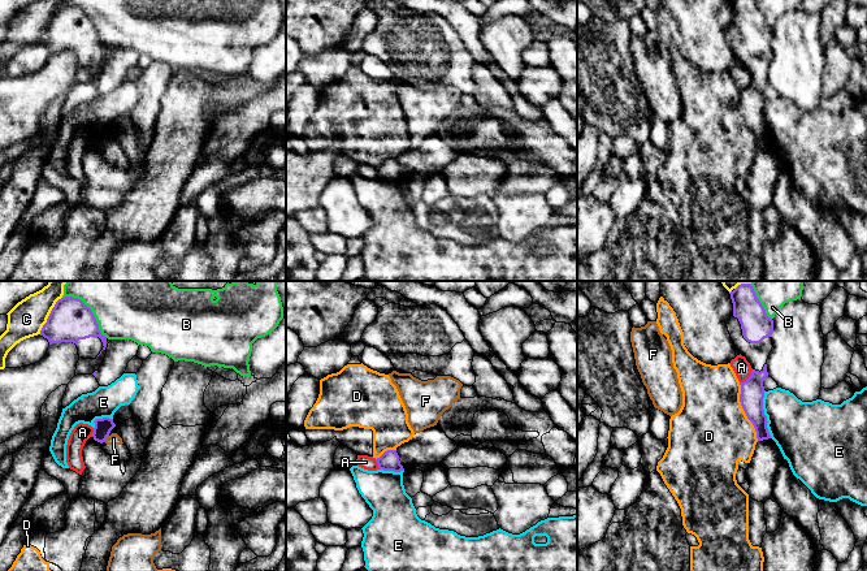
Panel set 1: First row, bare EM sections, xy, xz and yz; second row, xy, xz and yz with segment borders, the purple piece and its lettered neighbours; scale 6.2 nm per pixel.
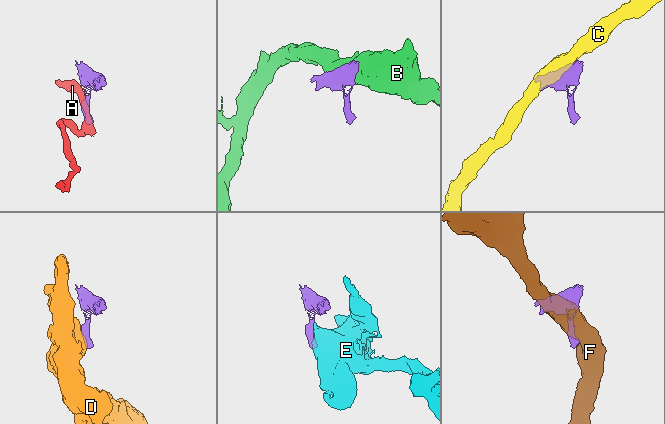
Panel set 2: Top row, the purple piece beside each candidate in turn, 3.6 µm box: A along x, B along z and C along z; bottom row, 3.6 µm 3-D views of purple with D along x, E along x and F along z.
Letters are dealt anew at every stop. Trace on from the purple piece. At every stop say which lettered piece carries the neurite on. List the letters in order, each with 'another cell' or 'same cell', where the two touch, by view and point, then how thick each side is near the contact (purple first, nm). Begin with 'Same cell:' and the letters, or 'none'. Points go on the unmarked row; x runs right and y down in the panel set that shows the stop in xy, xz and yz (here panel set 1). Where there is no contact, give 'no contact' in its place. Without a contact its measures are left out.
Same cell: none
A: another cell; contact yz (749, 86); calibres 150 and 110 nm
B: another cell; contact xy (90, 18); calibres 260 and 300 nm
C: another cell; contact xy (50, 24); calibres 260 and 220 nm
D: another cell; contact yz (744, 119); calibres 150 and 480 nm
E: another cell; contact yz (763, 122); calibres 150 and 340 nm
F: another cell; contact xy (105, 147); calibres 110 and 70 nm

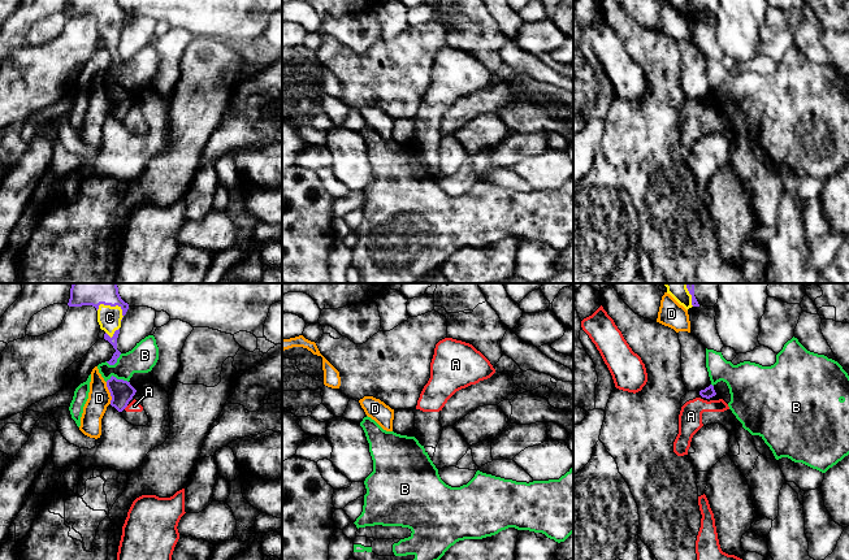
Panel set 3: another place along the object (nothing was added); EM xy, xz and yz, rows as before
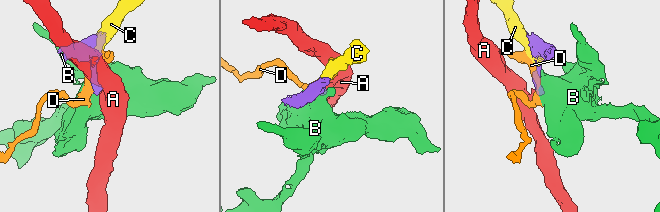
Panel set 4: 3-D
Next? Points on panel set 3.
Same cell: C
A: another cell; contact xy (125, 116); calibres 140 and 70 nm
B: another cell; contact xy (116, 87); calibres 140 and 170 nm
C: same cell; contact xy (112, 14); calibres 100 and 140 nm
D: another cell; contact xy (109, 100); calibres 140 and 140 nm

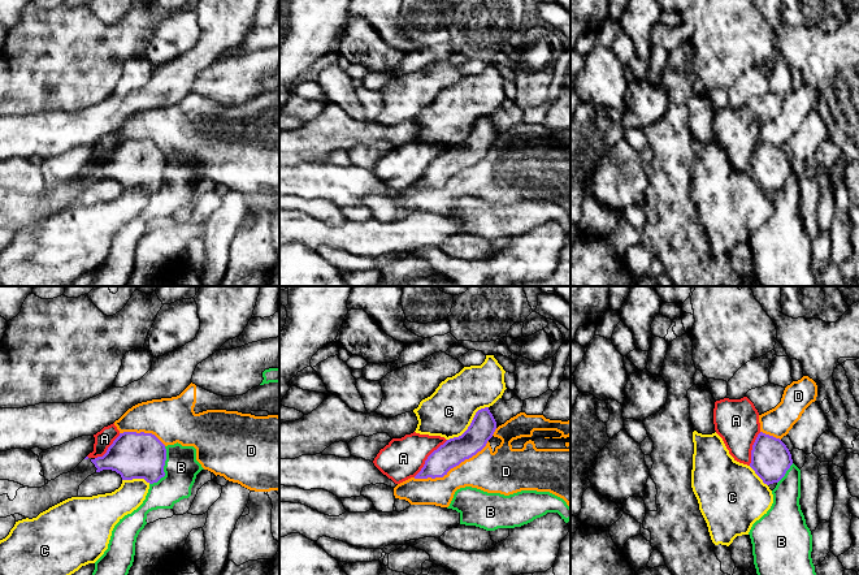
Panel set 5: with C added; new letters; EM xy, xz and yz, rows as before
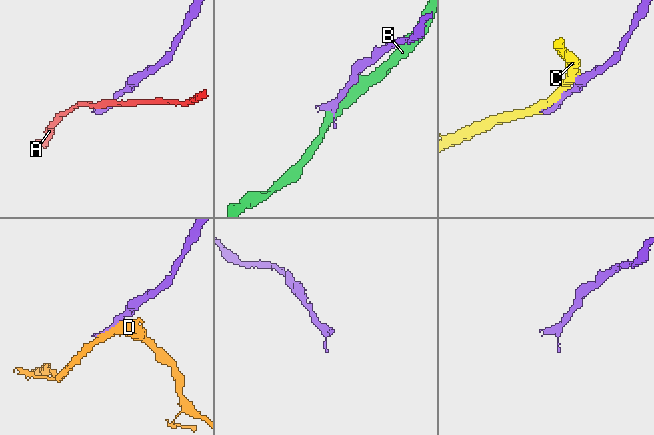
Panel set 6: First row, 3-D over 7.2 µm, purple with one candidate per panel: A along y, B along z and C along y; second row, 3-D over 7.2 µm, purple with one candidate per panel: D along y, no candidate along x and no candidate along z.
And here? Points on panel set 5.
Same cell: none
A: another cell; contact xz (428, 165); calibres 160 and 260 nm
B: another cell; contact xy (163, 177); calibres 280 and 220 nm
C: another cell; contact xz (471, 133); calibres 160 and 300 nm
D: another cell; contact xz (451, 176); calibres 160 and 240 nm

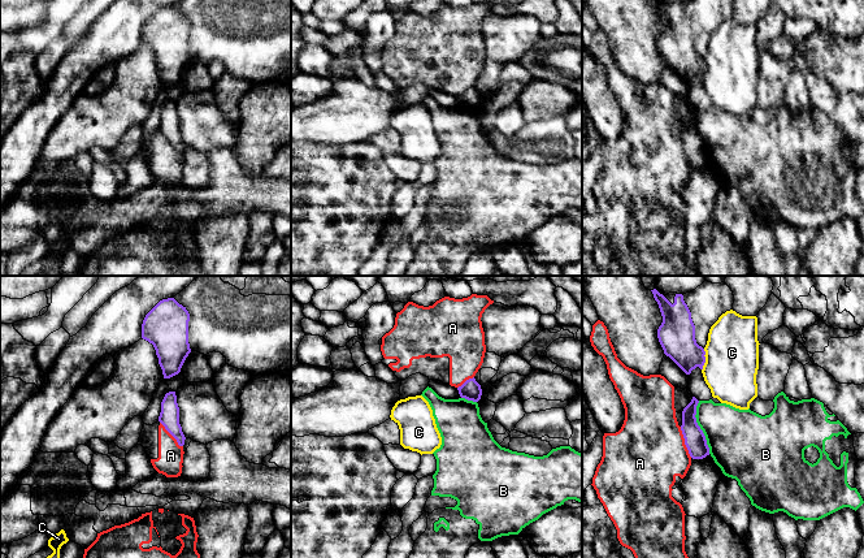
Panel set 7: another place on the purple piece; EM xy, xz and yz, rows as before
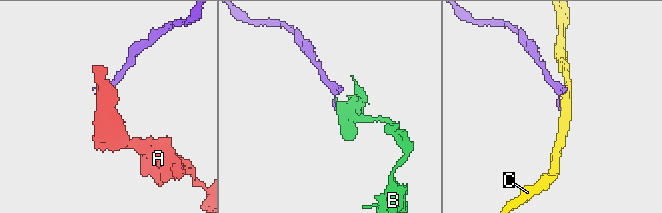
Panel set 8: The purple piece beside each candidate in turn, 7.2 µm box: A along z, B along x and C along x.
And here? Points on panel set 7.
Same cell: none
A: another cell; contact yz (685, 151); calibres 130 and 460 nm
B: another cell; contact yz (699, 135); calibres 130 and 360 nm
C: another cell; contact yz (704, 68); calibres 220 and 340 nm

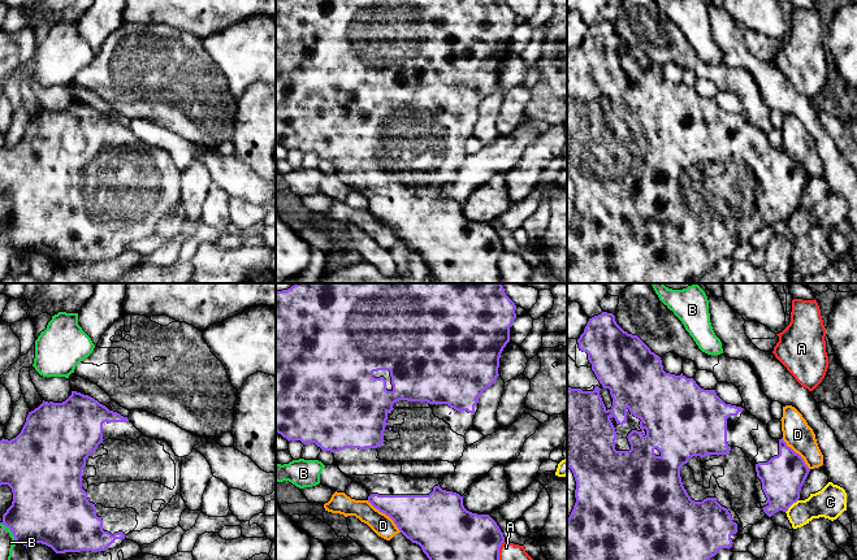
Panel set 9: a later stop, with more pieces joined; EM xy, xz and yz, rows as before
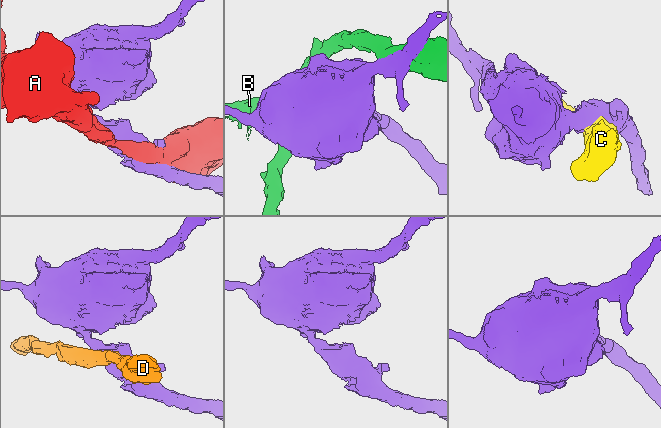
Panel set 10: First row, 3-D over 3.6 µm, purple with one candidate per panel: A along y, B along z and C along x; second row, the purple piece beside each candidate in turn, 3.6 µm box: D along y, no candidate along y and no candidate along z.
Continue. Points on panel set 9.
Same cell: none
A: another cell; contact xz (498, 267); calibres 360 and 190 nm
B: another cell; contact xy (11, 239); calibres 420 and 100 nm
C: another cell; contact yz (791, 213); calibres 260 and 190 nm
D: another cell; contact xz (385, 222); calibres 300 and 140 nm

